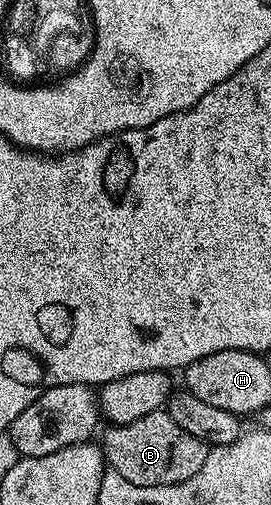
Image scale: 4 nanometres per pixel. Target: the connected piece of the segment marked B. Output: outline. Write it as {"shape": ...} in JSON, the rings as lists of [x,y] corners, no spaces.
{"shape":[[[160,409],[137,421],[108,426],[101,450],[110,470],[139,487],[162,487],[164,483],[183,483],[201,469],[205,444],[202,439],[185,433]]]}

